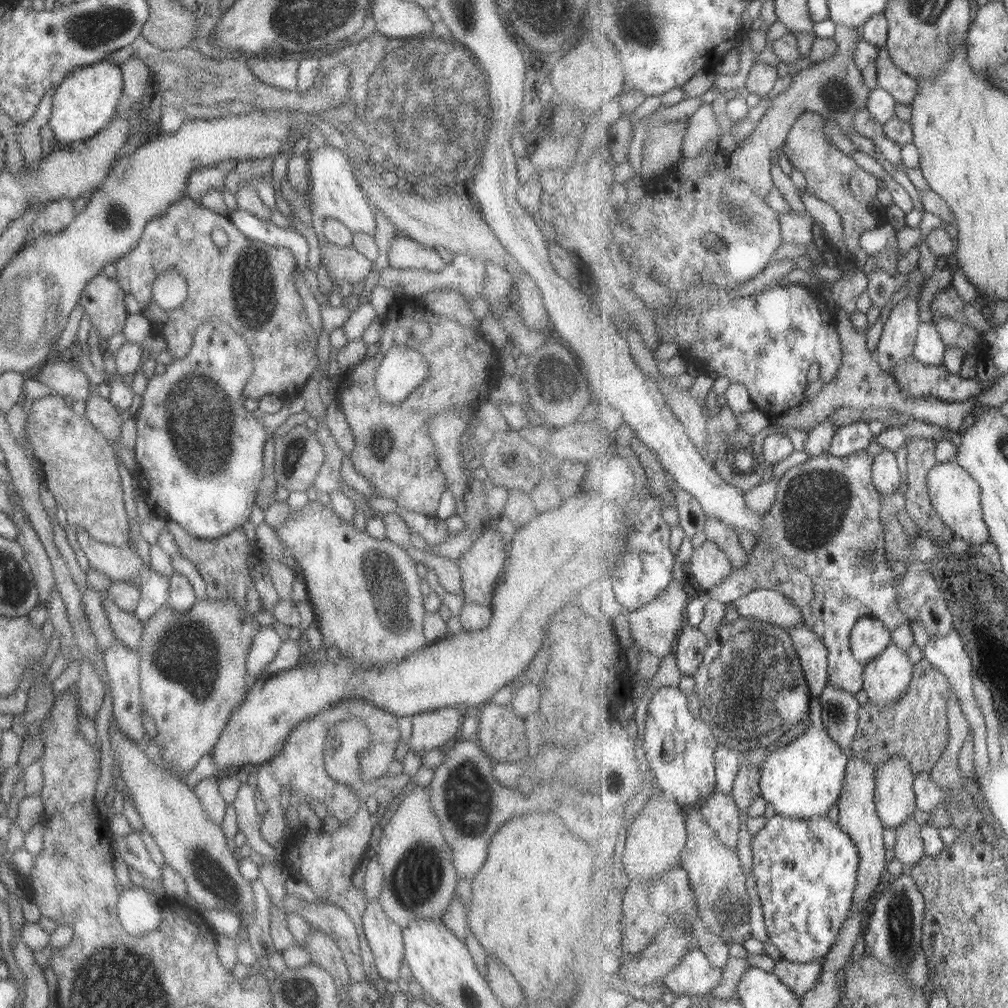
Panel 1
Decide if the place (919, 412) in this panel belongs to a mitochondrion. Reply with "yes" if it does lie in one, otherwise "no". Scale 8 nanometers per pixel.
no

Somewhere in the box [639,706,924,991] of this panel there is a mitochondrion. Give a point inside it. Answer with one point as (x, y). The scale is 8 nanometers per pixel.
(898, 920)

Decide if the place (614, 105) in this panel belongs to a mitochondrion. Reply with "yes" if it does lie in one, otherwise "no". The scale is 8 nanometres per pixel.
no

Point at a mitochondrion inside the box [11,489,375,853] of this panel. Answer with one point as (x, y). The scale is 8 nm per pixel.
(194, 662)

